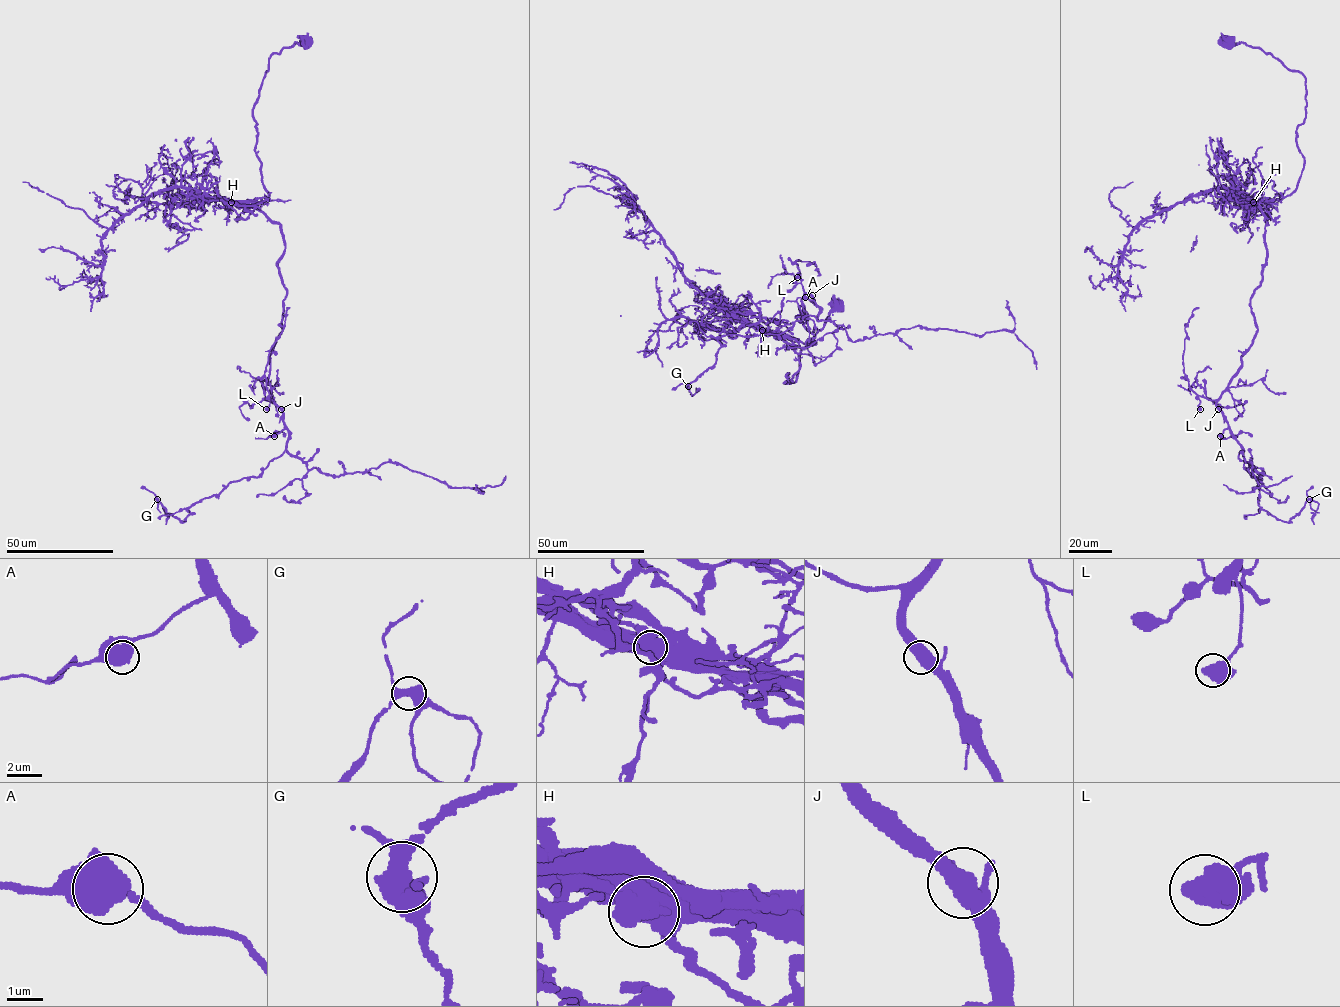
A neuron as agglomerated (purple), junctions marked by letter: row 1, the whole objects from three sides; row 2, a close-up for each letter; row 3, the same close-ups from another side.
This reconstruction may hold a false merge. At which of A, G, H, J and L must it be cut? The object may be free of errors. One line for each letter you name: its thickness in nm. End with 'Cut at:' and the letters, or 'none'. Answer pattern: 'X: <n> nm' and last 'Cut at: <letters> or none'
H: 650 nm
Cut at: H

